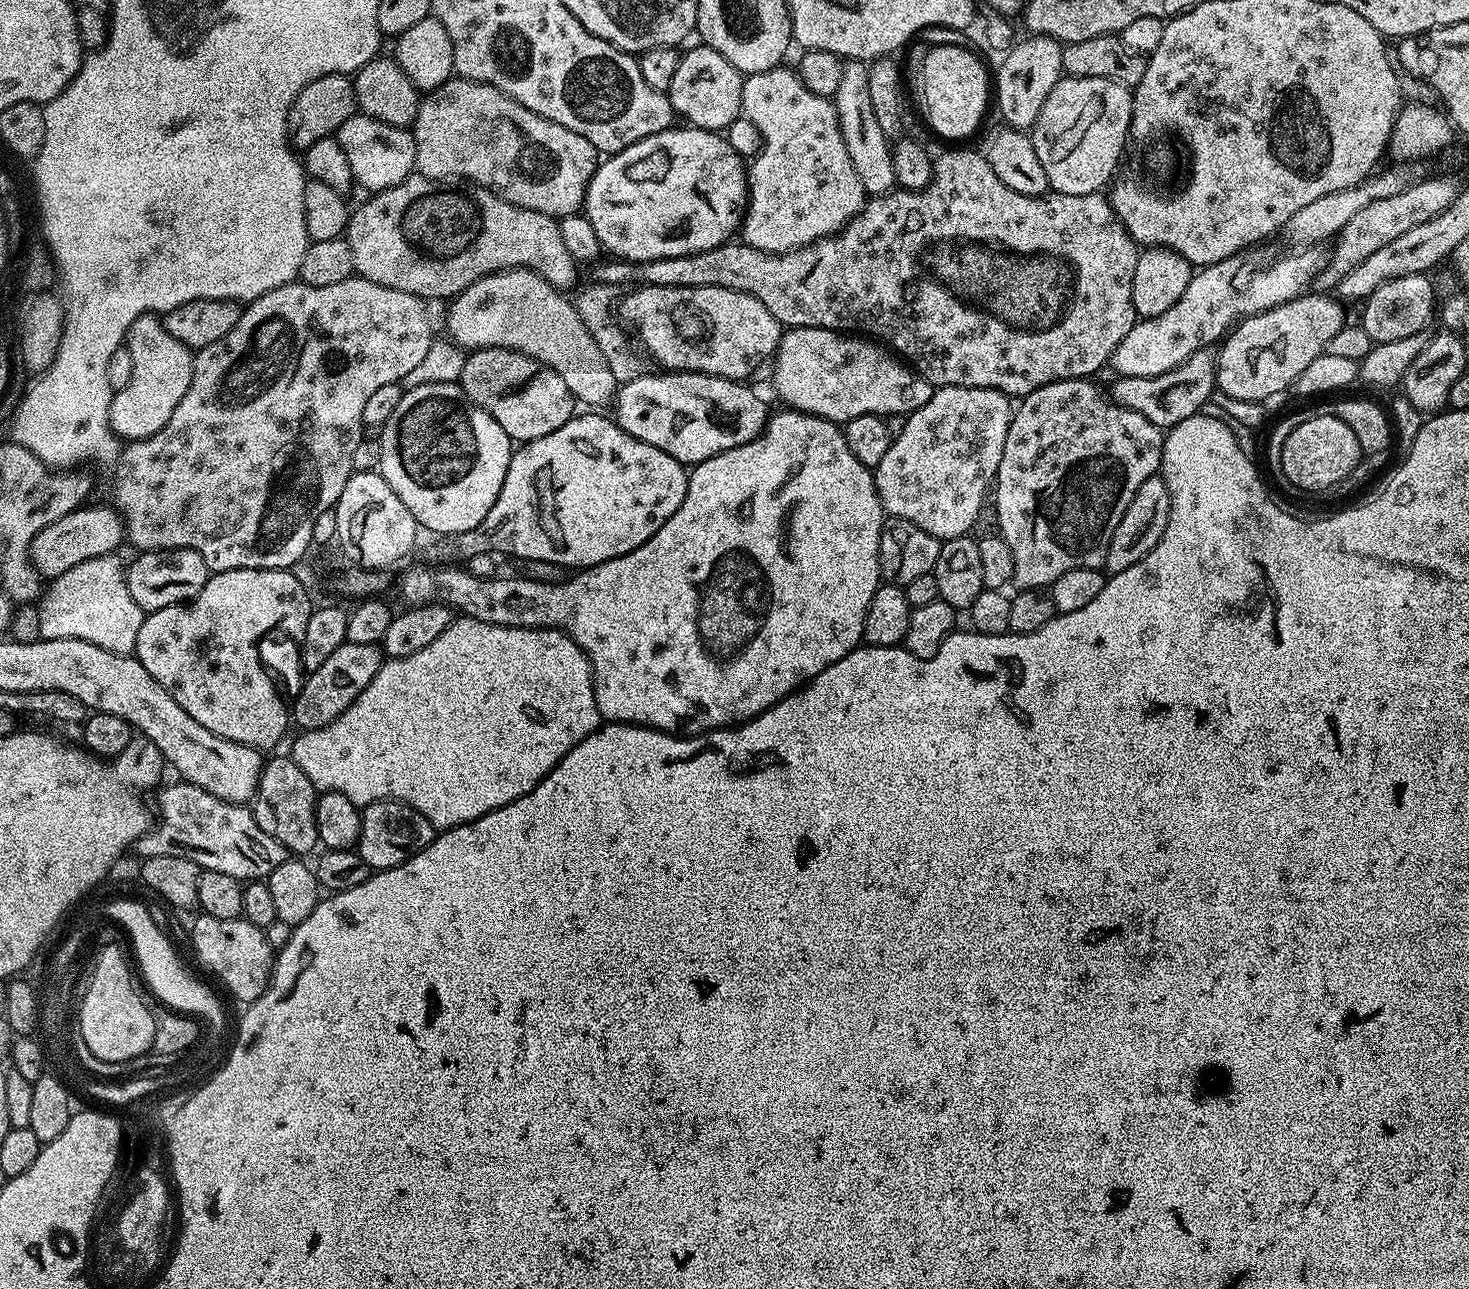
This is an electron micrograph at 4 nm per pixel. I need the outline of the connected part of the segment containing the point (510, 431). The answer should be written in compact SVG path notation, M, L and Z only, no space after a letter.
M508 348L475 349L465 359L458 383L468 399L482 410L486 410L486 414L490 414L490 418L494 418L494 422L498 422L498 426L502 426L502 430L506 430L506 434L514 442L546 438L546 434L554 434L558 426L566 426L566 422L574 415L574 409L572 409L574 398L566 382L562 382L562 378L558 378L558 374L550 370L550 366L521 352L512 352Z

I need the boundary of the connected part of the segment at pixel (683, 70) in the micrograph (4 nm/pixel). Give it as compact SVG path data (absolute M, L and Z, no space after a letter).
M707 46L692 48L681 55L674 82L670 82L666 93L672 109L681 121L694 128L706 128L709 132L720 132L742 115L742 86L744 76L730 66L718 50Z

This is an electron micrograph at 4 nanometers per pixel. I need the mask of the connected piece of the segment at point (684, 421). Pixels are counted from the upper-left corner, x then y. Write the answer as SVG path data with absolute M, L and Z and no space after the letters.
M655 370L649 374L643 374L634 378L632 381L621 383L617 387L614 397L614 419L619 424L620 429L626 434L630 434L634 438L638 438L642 442L650 442L650 446L658 446L658 450L666 450L666 454L670 454L670 458L674 458L677 462L685 466L695 466L706 462L710 458L714 458L718 454L722 454L726 450L734 450L738 446L742 446L746 442L750 442L754 438L761 435L767 427L770 409L767 408L765 402L756 394L757 389L749 386L747 383L738 380L727 380L721 376L711 376L710 374L702 374L701 372L674 372L671 370Z

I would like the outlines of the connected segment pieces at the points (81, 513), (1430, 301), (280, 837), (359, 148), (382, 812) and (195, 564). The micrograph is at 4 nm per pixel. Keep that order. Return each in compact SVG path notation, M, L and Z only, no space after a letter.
M85 506L76 508L66 518L58 518L58 522L50 522L46 530L38 534L32 543L32 566L44 578L55 578L66 574L78 562L86 562L90 558L111 556L117 551L116 547L126 540L124 517L115 507L92 508Z
M1406 274L1406 278L1390 278L1390 282L1382 282L1374 294L1363 301L1364 313L1358 316L1359 323L1364 325L1366 334L1376 344L1398 342L1398 338L1410 338L1414 334L1424 332L1427 324L1434 320L1438 308L1438 292L1428 281L1425 274Z
M284 754L265 763L250 807L258 826L262 826L262 830L266 830L270 838L282 842L282 846L290 854L312 851L315 853L320 844L316 825L317 795L316 787L312 785L310 778L302 774L302 770L294 763L291 755Z
M357 114L346 118L334 135L350 161L353 181L359 187L361 184L365 193L375 194L390 186L398 186L416 172L416 138L407 128L390 126L378 122L378 118Z
M375 800L372 804L363 805L360 813L360 843L358 851L362 862L366 862L369 870L381 872L387 868L398 866L406 862L414 854L426 850L436 839L438 830L418 810L414 810L409 804L403 804L401 800Z
M175 548L169 552L140 552L137 557L133 564L127 565L126 575L130 598L134 598L134 602L138 602L145 613L195 600L210 575L206 562L202 562L202 554L189 548Z

